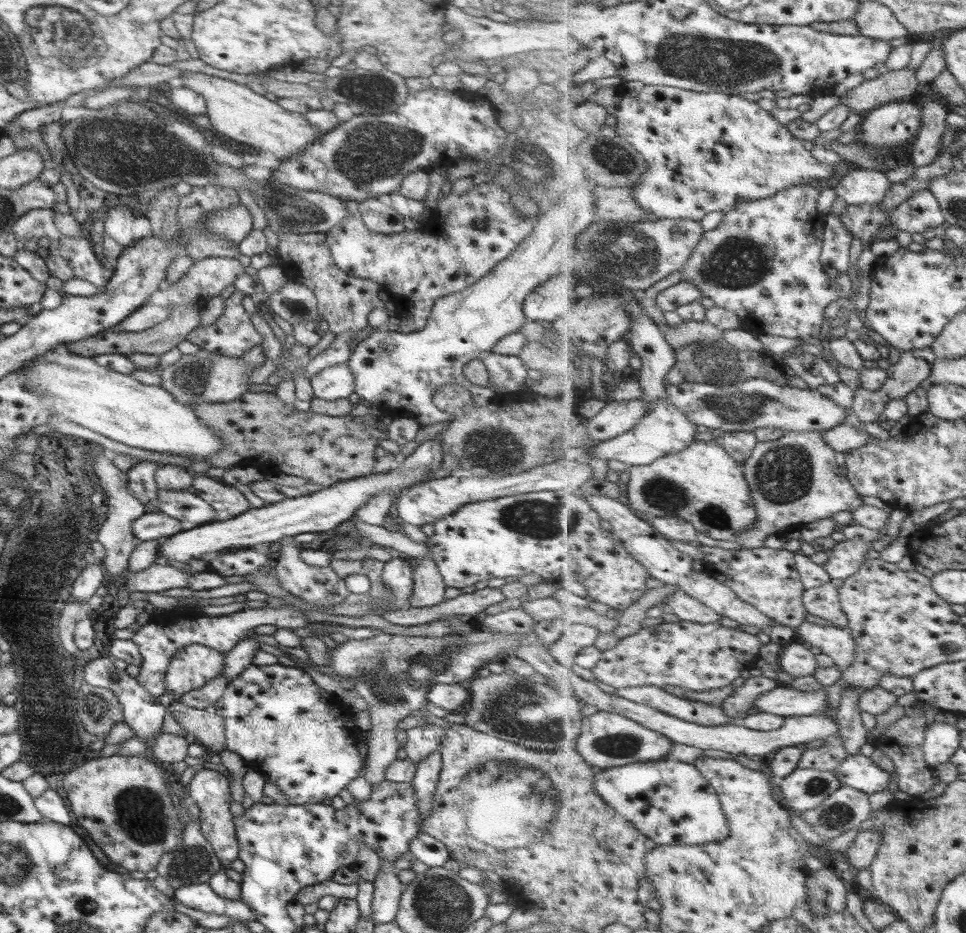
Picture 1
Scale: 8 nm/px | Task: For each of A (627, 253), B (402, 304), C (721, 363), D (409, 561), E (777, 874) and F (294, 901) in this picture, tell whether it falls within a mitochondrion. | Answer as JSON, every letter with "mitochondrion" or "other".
{"A":"mitochondrion","B":"other","C":"mitochondrion","D":"other","E":"other","F":"other"}

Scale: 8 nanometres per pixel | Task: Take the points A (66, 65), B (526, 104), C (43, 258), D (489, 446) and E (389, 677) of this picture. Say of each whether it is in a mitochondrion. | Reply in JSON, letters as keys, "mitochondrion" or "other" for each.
{"A":"mitochondrion","B":"other","C":"other","D":"mitochondrion","E":"mitochondrion"}

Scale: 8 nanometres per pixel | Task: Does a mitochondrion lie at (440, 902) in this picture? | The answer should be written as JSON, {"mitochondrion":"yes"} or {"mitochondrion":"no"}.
{"mitochondrion":"yes"}

